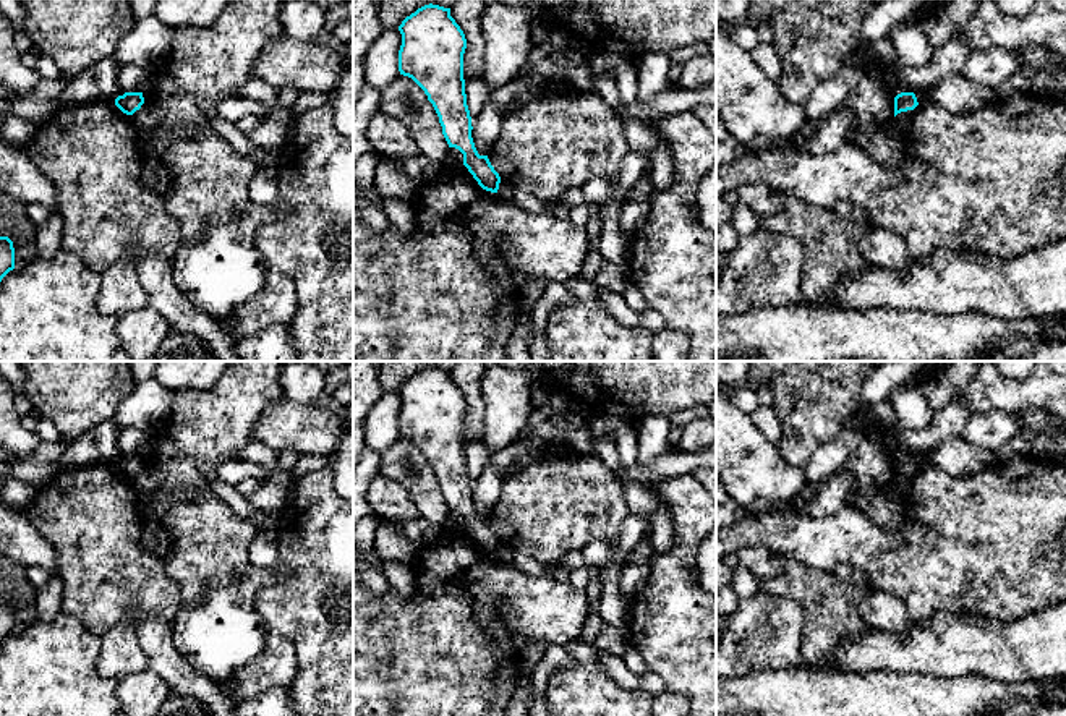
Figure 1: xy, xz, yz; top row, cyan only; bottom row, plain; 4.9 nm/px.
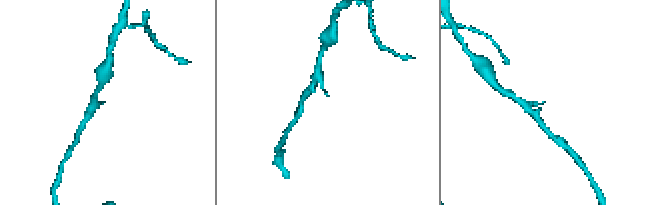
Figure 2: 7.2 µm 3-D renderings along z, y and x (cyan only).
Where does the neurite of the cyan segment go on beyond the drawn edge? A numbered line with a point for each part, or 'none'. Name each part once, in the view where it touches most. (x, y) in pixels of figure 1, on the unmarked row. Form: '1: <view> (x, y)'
none

